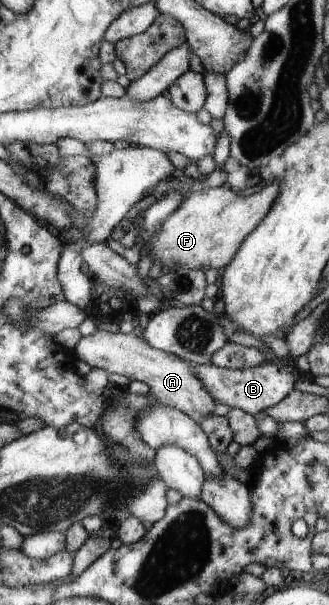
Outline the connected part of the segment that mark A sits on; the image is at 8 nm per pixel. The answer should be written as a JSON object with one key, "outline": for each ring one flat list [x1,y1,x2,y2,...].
{"outline":[[96,330,93,335,82,336,74,352,76,357,91,366,93,371,103,369,108,373,126,376,130,381,147,384,158,402,187,414,194,422,199,423,204,417,214,414,213,408,216,403,194,376,193,364,152,348,141,337,139,330,130,334]]}

